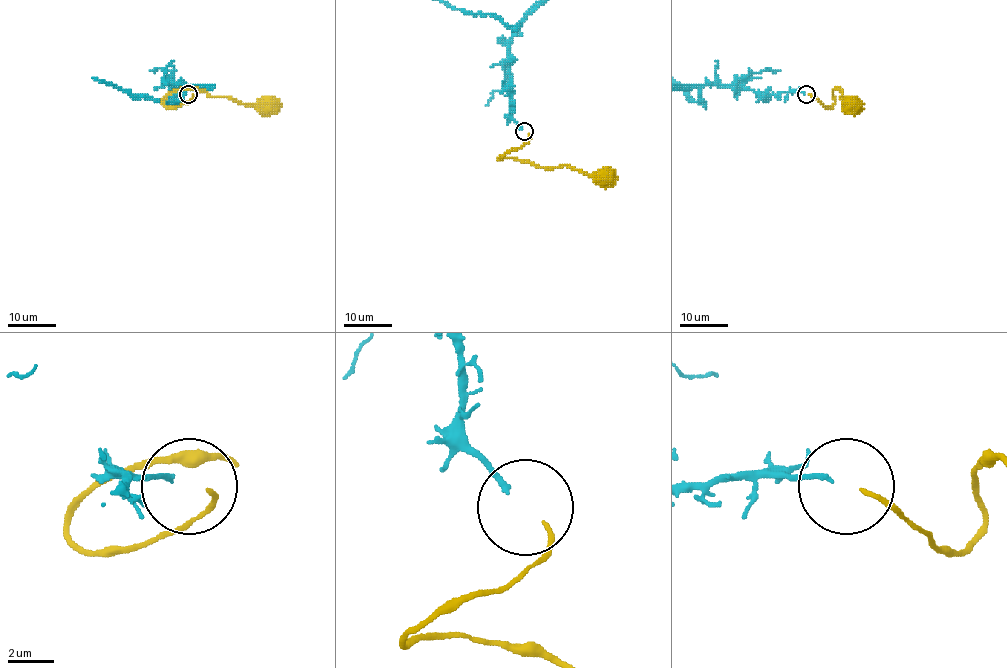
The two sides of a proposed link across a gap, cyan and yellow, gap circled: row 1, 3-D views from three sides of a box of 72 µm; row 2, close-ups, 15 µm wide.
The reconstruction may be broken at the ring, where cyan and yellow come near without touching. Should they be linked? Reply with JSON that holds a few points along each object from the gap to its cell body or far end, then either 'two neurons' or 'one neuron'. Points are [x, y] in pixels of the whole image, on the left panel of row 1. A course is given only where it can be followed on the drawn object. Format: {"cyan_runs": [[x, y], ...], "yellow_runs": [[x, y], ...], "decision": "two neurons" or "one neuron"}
{"yellow_runs": [[192, 95], [186, 103], [166, 107], [163, 102], [172, 92], [191, 89], [262, 110], [266, 107]], "decision": "one neuron"}

